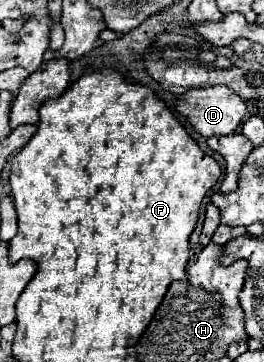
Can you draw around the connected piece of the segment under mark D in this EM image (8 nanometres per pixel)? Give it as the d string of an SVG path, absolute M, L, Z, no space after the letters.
M208 86L208 88L188 90L184 96L180 96L180 102L176 108L180 114L188 116L190 124L204 138L234 134L238 130L238 126L242 124L242 120L246 118L246 112L248 112L246 102L234 90L228 90L228 86Z

